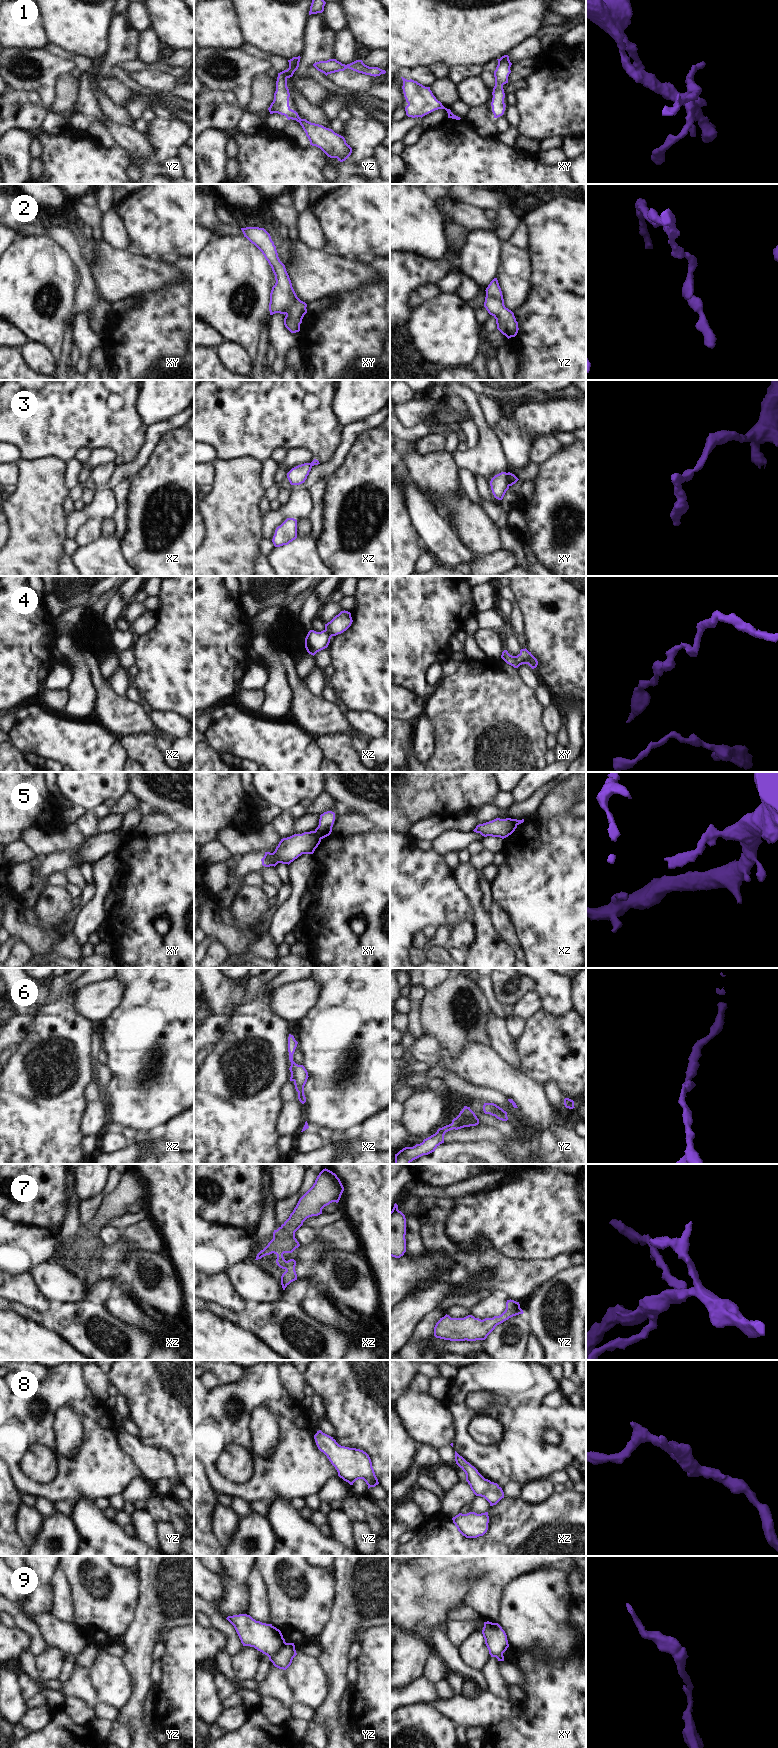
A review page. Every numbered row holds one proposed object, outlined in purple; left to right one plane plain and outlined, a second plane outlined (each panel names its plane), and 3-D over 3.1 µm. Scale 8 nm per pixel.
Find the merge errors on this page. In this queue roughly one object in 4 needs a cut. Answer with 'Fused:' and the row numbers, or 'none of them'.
Fused: 3, 5, 9

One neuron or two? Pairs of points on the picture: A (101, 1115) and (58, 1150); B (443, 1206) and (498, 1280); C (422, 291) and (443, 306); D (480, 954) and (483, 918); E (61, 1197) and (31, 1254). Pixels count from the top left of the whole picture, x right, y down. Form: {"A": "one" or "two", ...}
{"A": "two", "B": "one", "C": "two", "D": "one", "E": "two"}

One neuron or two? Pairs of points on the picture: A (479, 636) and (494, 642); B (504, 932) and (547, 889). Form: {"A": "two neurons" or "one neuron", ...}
{"A": "one neuron", "B": "two neurons"}

